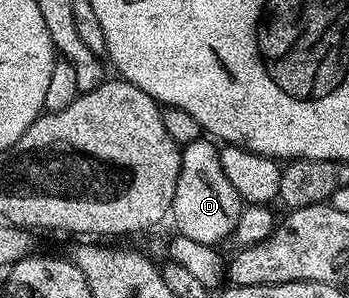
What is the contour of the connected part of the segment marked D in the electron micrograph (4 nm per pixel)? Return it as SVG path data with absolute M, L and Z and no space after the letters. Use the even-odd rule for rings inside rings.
M205 137L181 147L180 172L176 180L176 196L172 200L172 222L178 225L177 233L200 244L217 247L226 237L238 229L238 221L244 209L242 197L232 188L224 168L220 168L219 147Z

